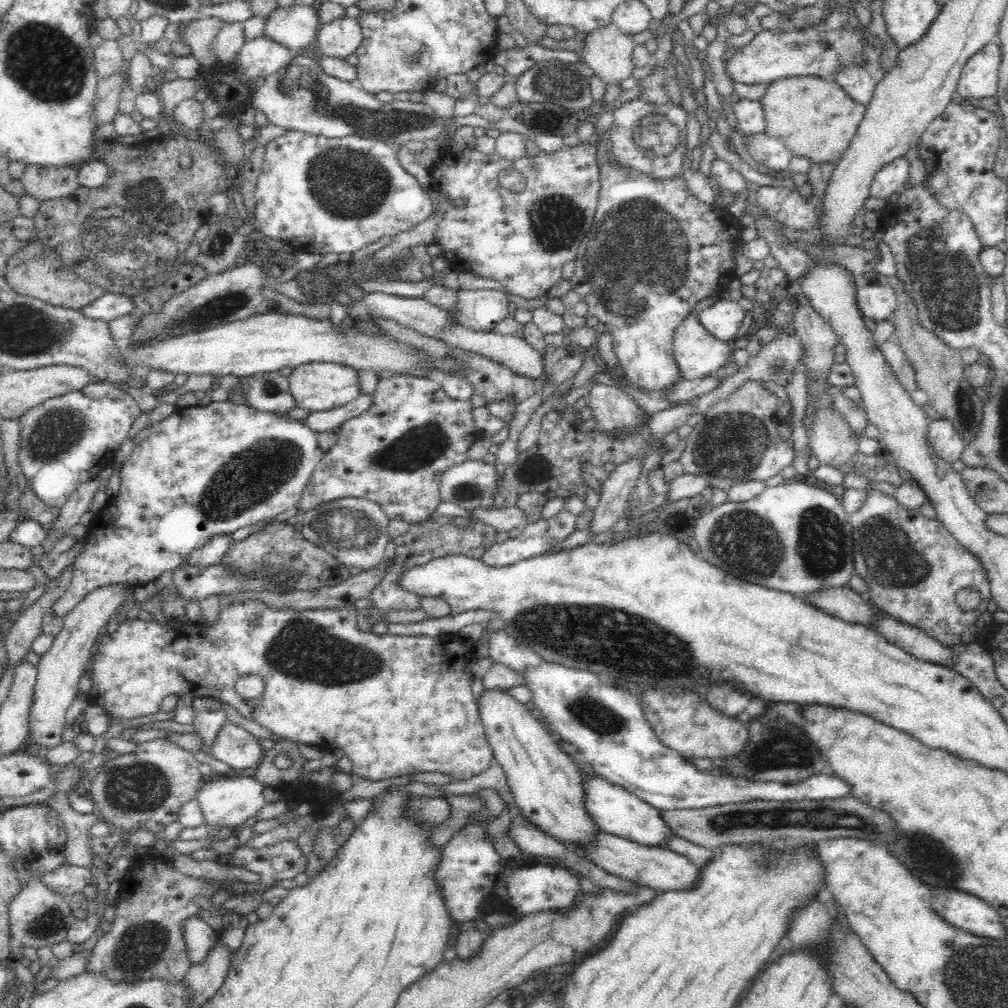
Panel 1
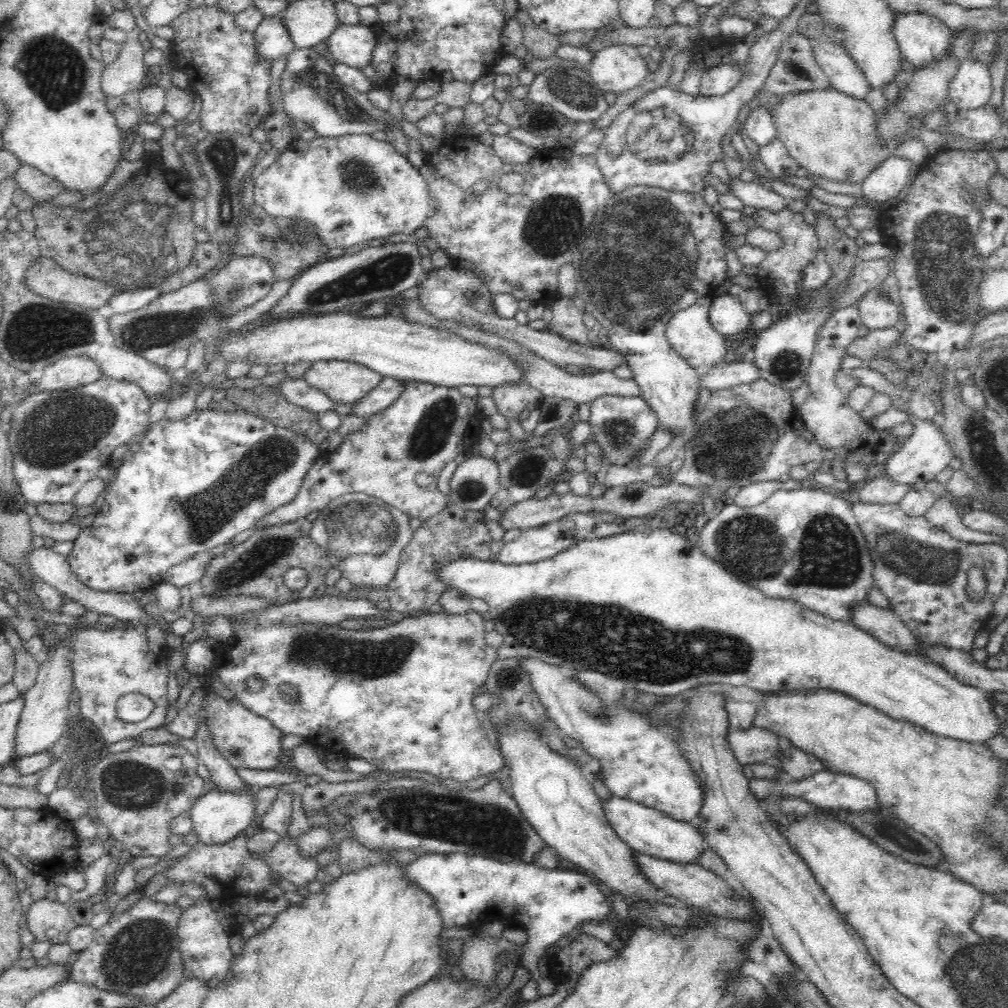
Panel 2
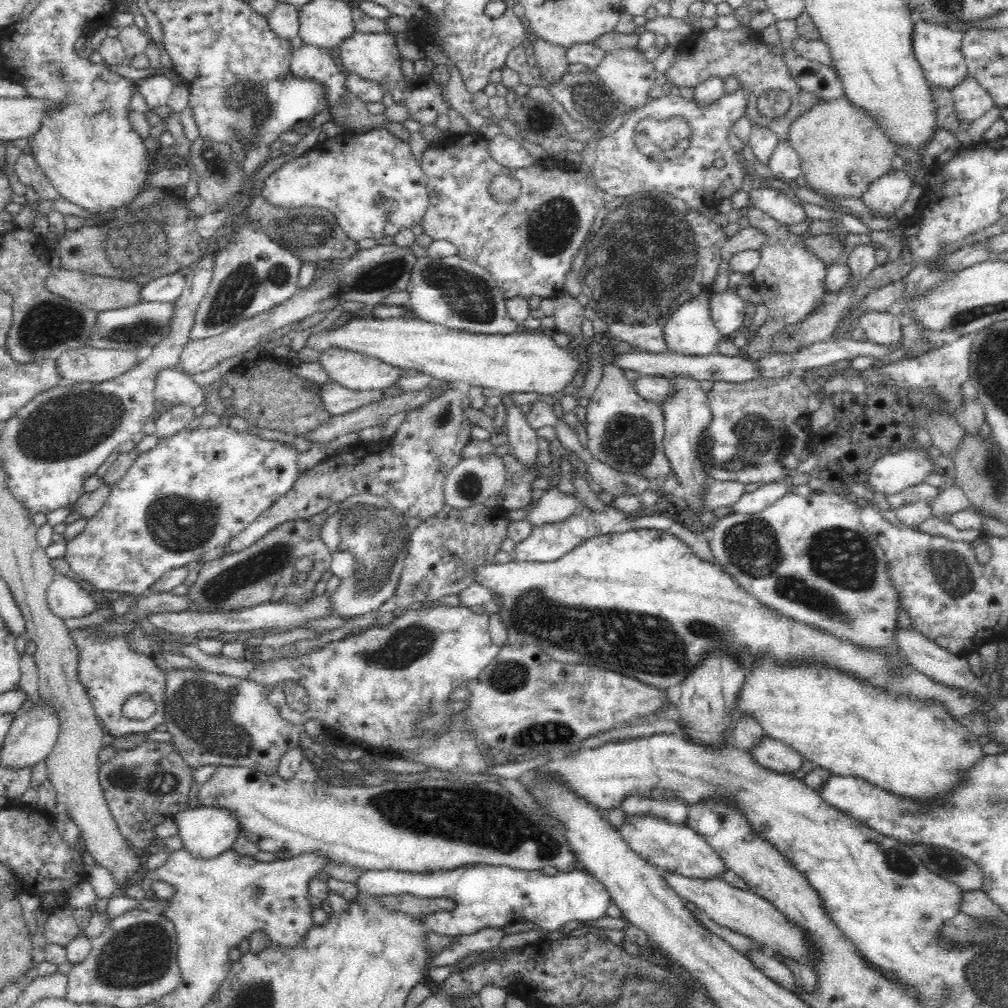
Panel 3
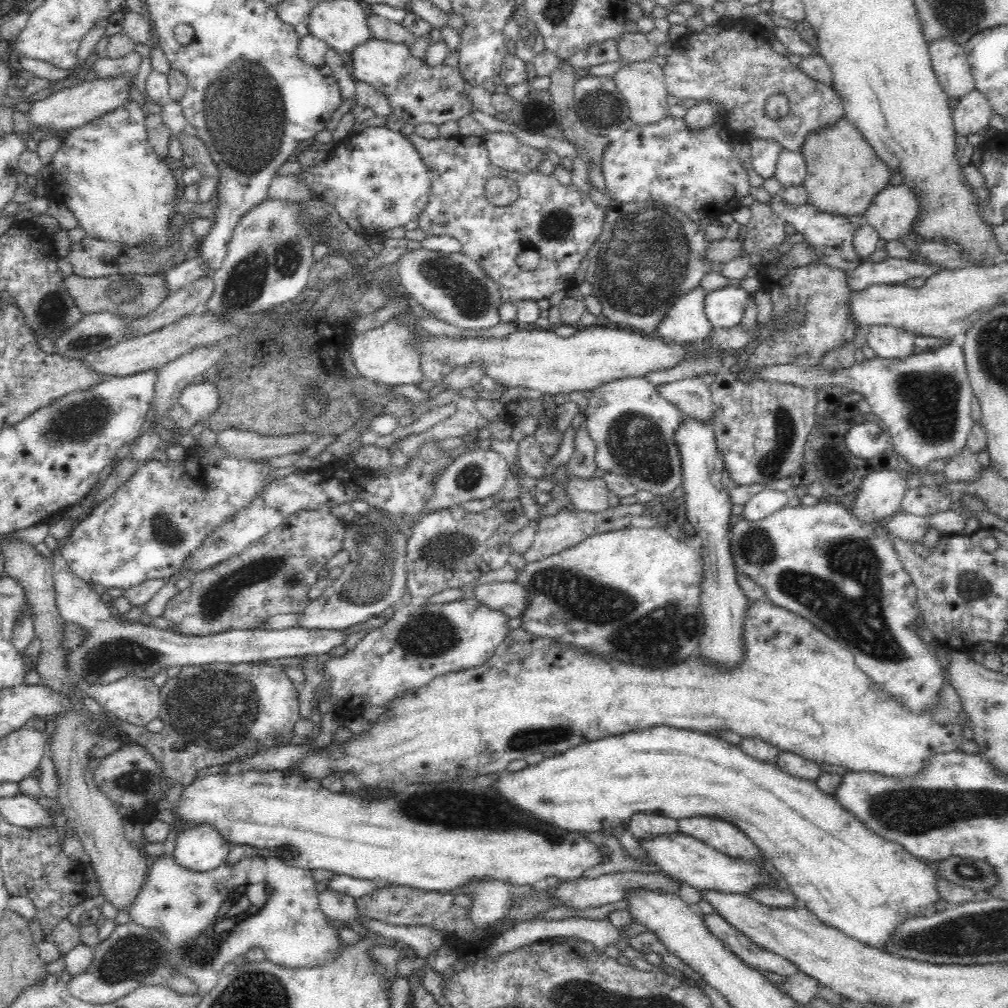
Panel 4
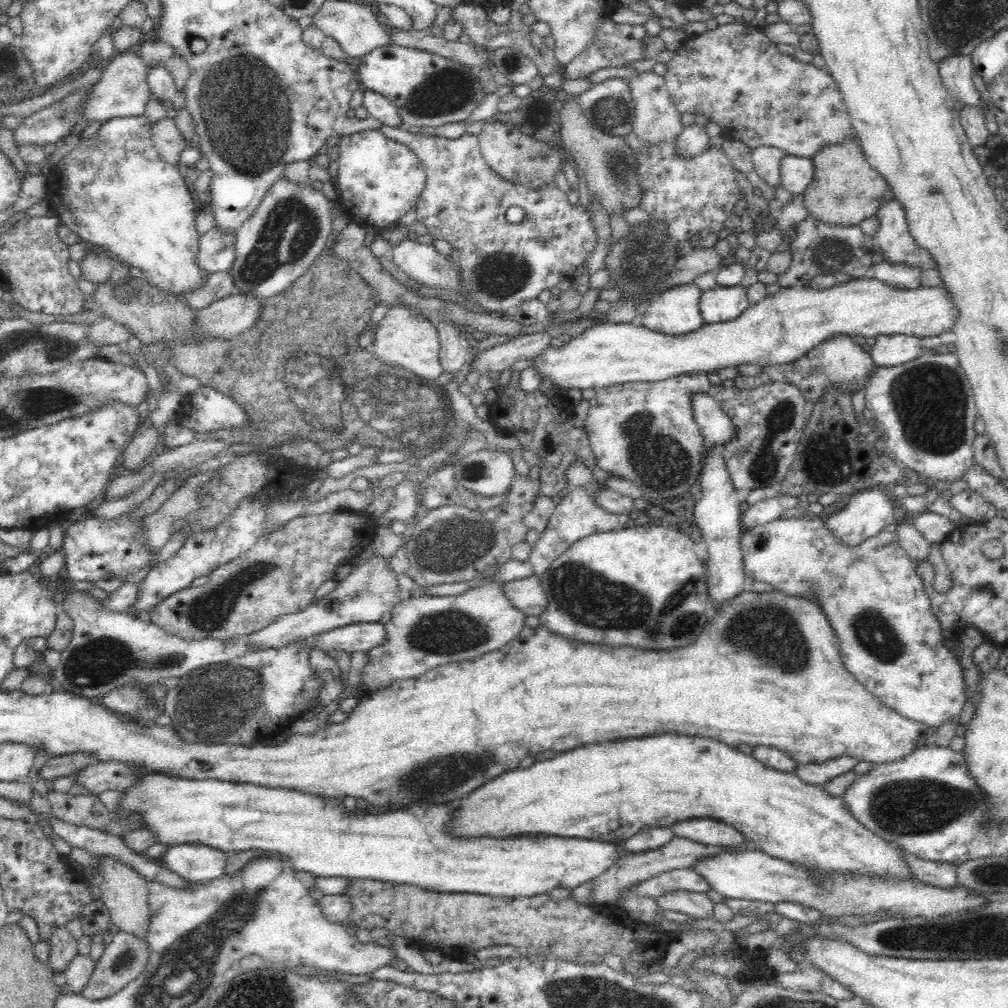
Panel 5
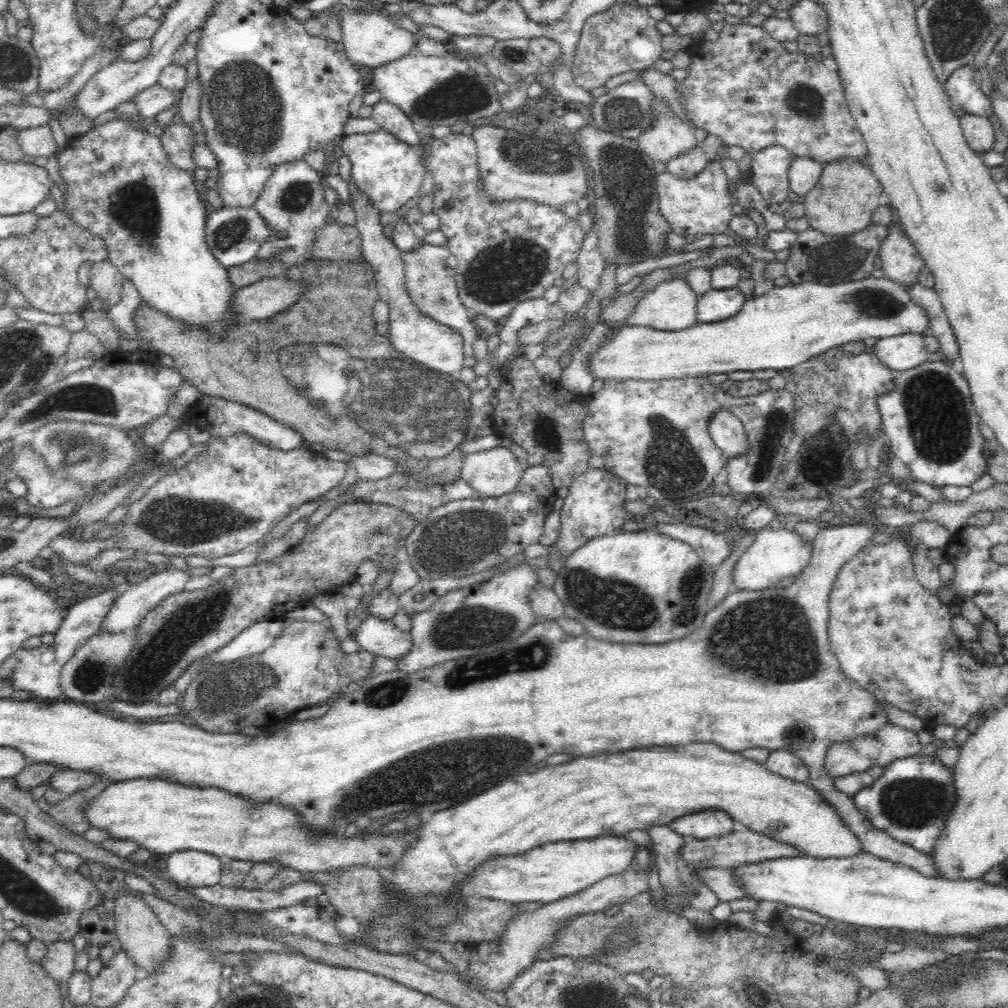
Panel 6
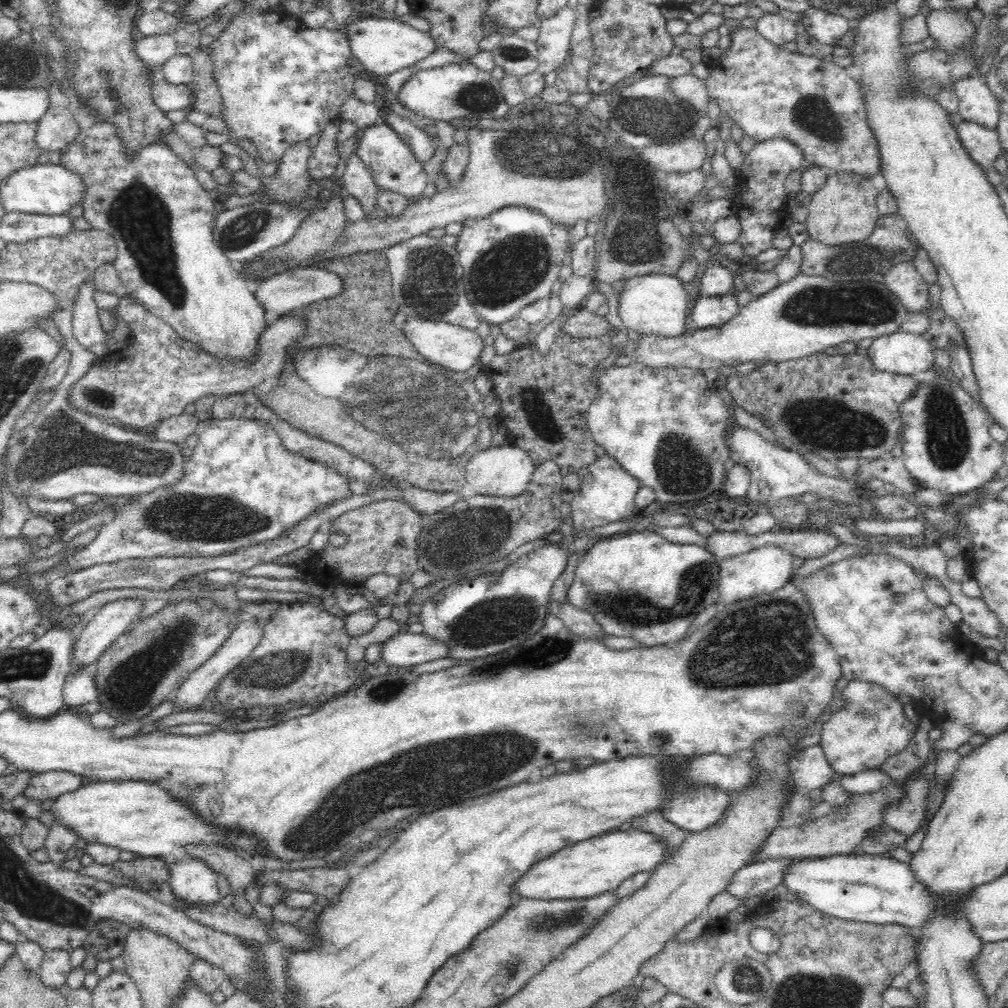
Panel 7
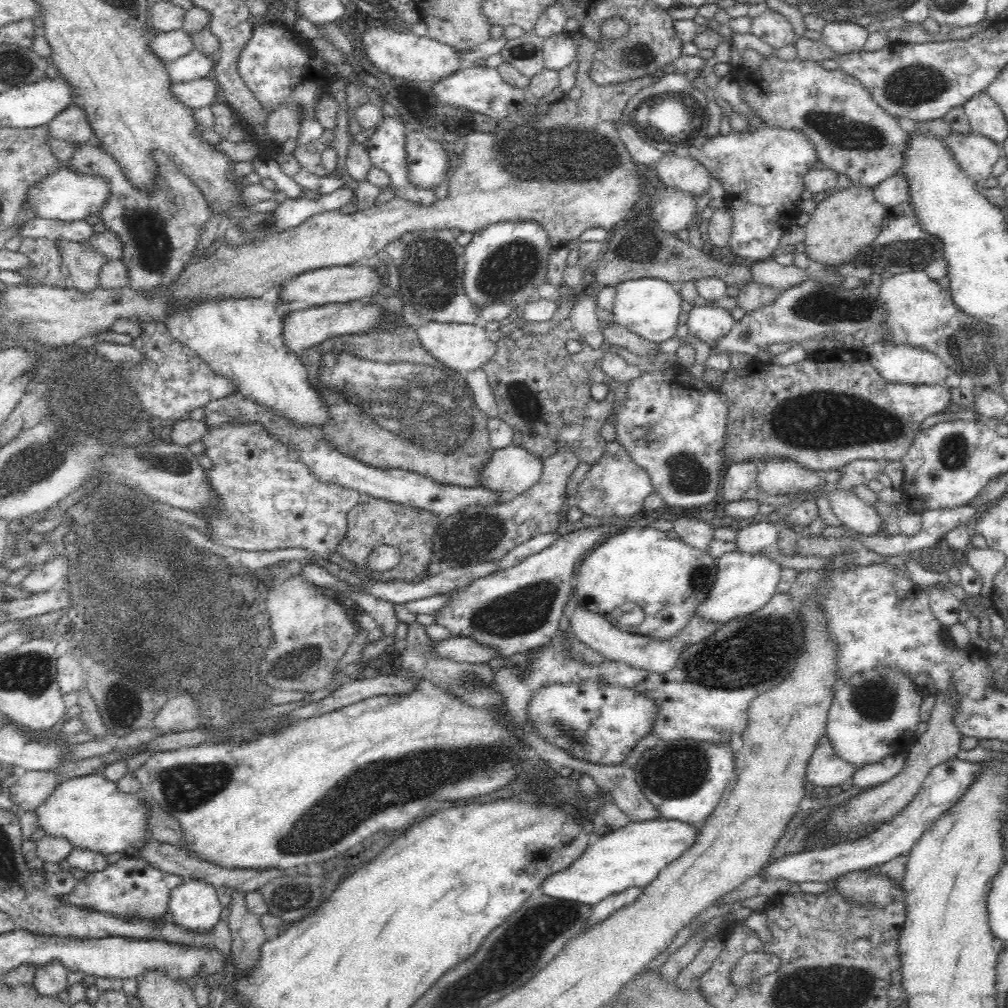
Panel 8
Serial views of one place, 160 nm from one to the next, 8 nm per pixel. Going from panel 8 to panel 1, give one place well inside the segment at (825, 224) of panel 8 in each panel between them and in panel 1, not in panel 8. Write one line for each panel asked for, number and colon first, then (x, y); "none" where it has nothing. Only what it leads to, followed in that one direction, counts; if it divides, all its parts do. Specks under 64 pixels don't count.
1: (815, 118)
2: (831, 134)
3: (842, 150)
4: (844, 173)
5: (846, 189)
6: (842, 202)
7: (845, 209)

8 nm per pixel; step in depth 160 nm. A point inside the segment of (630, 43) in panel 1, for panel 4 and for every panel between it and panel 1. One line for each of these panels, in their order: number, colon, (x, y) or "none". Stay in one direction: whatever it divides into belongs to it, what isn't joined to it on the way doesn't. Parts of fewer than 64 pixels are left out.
2: (616, 68)
3: (627, 73)
4: (641, 83)

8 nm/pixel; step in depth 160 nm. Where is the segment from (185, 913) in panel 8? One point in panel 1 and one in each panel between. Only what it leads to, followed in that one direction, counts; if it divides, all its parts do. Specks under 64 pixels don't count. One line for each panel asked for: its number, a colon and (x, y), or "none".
1: (229, 802)
2: (218, 816)
3: (206, 831)
4: (200, 847)
5: (195, 862)
6: (189, 868)
7: (193, 880)

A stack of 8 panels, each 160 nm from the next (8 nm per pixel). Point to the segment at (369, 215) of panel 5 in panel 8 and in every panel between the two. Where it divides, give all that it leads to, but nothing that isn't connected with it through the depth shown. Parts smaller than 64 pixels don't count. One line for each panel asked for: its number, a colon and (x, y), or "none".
6: (389, 172)
7: (393, 166)
8: (385, 144)

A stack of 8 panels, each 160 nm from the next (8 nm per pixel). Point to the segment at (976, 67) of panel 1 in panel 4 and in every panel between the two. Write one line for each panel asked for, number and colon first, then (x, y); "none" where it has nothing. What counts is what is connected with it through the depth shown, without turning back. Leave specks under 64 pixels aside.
2: (971, 87)
3: (971, 100)
4: (972, 114)

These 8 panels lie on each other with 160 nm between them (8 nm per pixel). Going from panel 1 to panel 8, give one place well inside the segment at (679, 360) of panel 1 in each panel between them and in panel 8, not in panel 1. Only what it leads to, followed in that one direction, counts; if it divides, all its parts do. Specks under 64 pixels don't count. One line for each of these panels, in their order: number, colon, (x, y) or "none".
2: (689, 331)
3: (690, 331)
4: (686, 323)
5: (676, 312)
6: (671, 306)
7: (652, 303)
8: (649, 306)

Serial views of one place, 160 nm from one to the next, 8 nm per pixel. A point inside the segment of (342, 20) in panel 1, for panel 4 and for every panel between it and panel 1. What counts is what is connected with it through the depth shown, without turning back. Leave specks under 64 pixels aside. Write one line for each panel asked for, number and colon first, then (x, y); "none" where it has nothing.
2: (349, 44)
3: (375, 56)
4: (418, 93)

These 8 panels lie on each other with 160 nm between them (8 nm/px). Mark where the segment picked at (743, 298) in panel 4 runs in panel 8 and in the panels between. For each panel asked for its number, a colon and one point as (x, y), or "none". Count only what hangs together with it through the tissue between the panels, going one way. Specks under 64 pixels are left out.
5: (720, 304)
6: (716, 305)
7: (709, 311)
8: (708, 322)

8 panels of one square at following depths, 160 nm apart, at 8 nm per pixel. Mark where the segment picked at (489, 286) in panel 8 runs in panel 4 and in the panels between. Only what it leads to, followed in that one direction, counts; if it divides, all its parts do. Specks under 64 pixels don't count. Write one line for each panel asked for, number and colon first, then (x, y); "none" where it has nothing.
4: (560, 222)
5: (502, 265)
6: (508, 251)
7: (512, 257)

